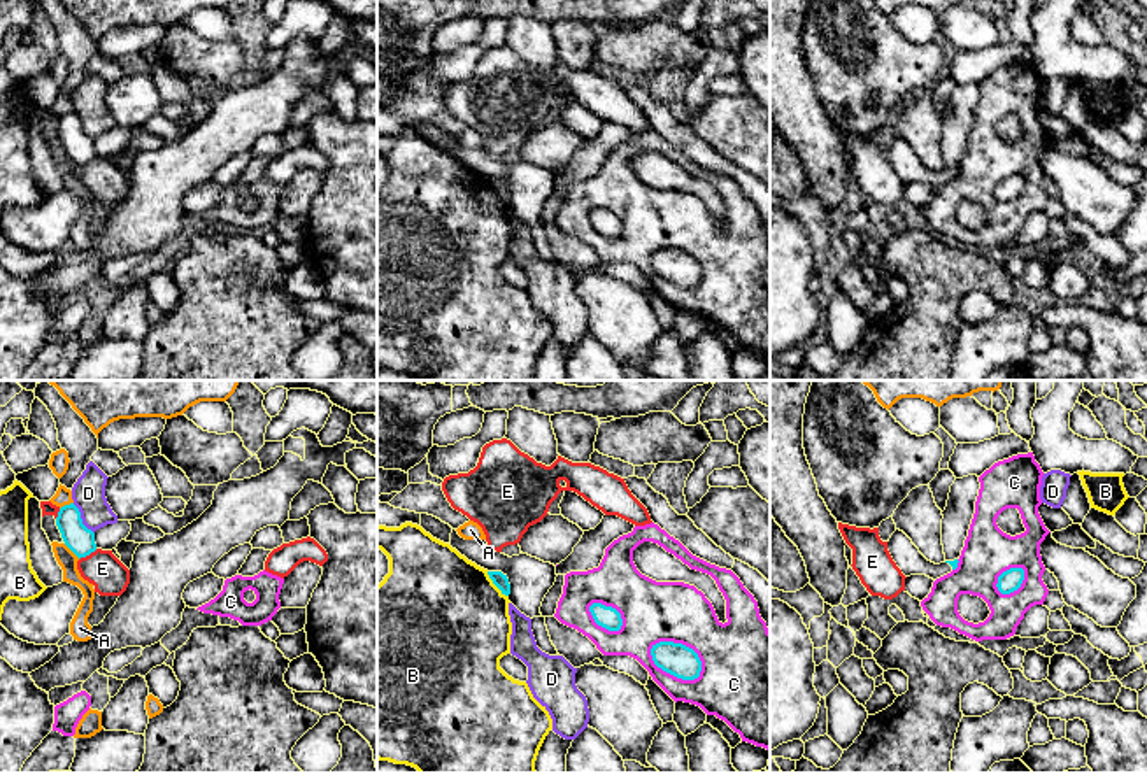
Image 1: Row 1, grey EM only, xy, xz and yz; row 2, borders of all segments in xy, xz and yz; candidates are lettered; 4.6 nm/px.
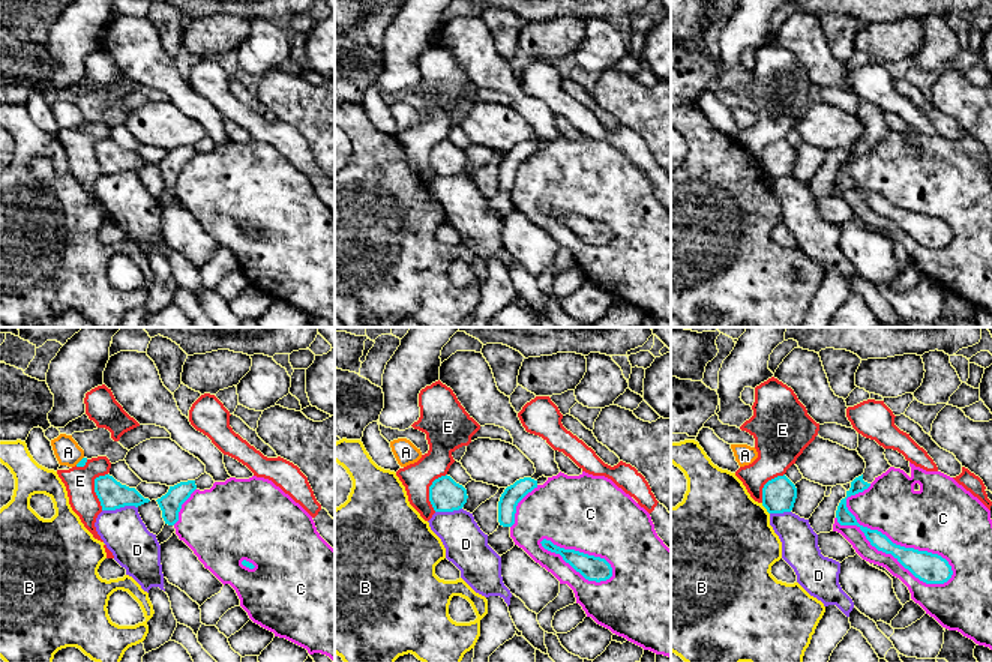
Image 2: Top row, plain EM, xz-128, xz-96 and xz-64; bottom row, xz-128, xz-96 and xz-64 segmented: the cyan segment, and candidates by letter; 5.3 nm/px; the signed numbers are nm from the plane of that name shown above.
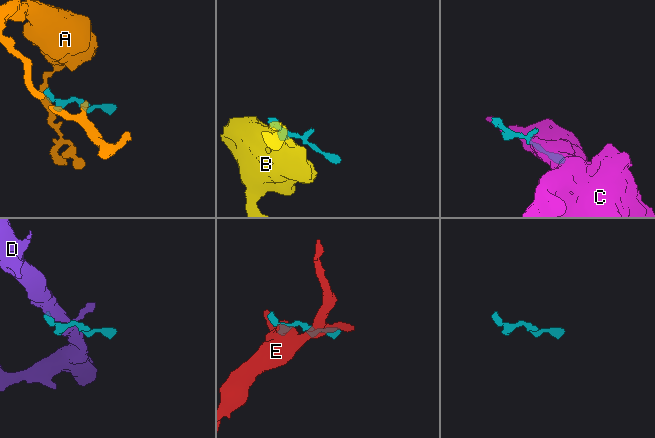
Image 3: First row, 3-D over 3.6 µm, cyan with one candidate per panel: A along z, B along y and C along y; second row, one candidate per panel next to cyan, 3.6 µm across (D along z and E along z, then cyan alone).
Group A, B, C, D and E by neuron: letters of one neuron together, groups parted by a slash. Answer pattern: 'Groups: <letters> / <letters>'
Groups: A / B / C / D / E

